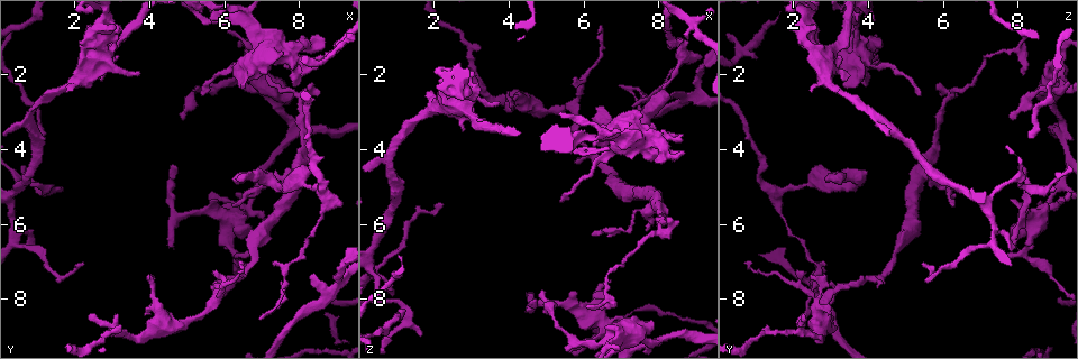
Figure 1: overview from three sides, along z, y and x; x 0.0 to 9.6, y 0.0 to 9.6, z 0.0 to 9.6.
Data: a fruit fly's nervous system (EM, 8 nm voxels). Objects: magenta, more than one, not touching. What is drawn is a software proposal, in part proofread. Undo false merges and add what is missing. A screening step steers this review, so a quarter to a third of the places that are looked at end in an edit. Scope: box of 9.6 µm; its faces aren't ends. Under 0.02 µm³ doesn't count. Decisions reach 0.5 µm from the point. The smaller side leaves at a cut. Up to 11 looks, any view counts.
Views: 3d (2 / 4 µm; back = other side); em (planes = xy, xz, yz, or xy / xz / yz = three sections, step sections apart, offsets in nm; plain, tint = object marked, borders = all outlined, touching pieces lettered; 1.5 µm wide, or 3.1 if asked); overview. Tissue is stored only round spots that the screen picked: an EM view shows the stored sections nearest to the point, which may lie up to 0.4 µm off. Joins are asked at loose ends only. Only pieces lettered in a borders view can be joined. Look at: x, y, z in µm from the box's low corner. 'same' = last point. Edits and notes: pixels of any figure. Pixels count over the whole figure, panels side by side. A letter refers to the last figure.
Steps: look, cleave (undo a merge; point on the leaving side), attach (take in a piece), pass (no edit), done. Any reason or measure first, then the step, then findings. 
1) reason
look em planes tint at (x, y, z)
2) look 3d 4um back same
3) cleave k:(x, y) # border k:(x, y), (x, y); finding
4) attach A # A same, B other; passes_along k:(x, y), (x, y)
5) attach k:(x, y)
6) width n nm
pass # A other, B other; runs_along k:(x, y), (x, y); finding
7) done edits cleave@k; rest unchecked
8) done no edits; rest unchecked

tapers out
look 3d 2um at (6.95, 8.50, 2.25)

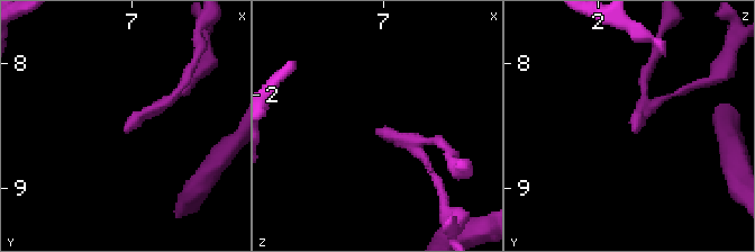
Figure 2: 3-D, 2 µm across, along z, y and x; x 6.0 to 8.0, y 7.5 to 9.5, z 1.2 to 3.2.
now the EM
look em yz step 4 borders at (6.92, 8.52, 2.26)

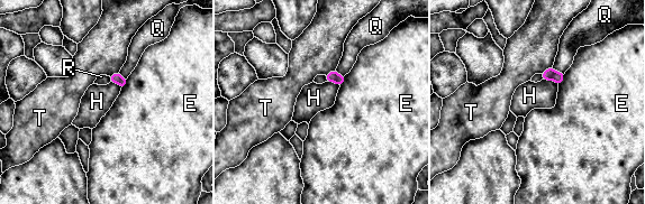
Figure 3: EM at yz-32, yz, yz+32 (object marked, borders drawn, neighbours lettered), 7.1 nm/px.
pass # E other, H other, Q other, R other, T other; border 3:(345, 75), (345, 80), (339, 87); none of them fits

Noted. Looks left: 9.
branch stops here
look em planes borders at (3.90, 8.40, 2.90)

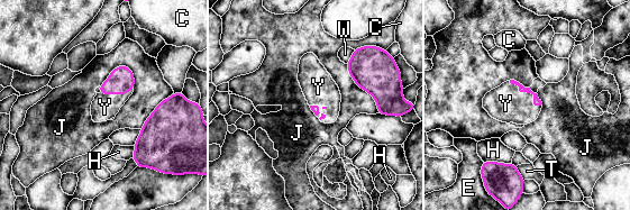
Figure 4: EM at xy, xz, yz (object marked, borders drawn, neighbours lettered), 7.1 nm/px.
attach Y # C other, E other, H other, J other, T other, W other, Y same; the neuron continues

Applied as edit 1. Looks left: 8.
look overview

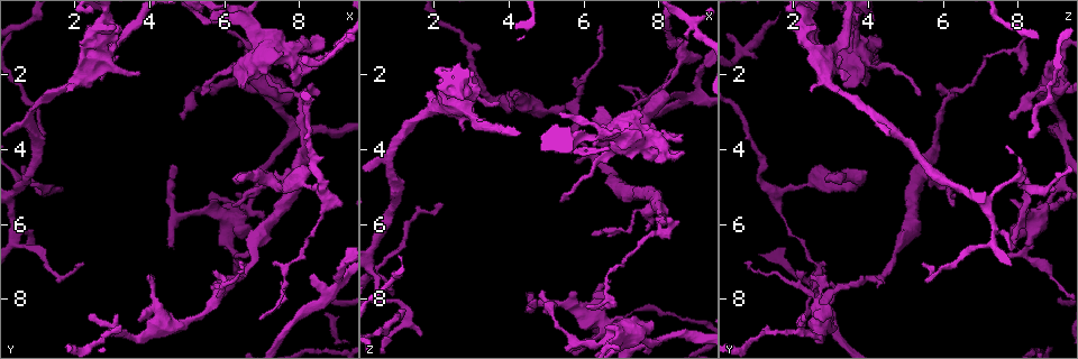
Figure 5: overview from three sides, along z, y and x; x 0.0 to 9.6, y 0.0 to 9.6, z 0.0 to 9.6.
stops while still wide
look em xz step 4 borders at (1.80, 2.50, 2.55)

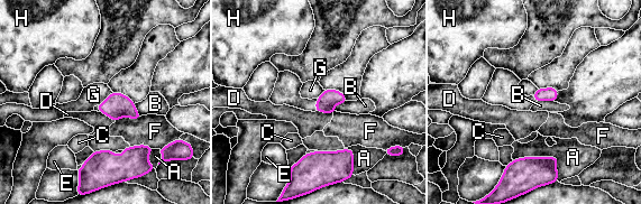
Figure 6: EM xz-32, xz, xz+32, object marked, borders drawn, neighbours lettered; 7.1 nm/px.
cut it another way
look em planes borders same

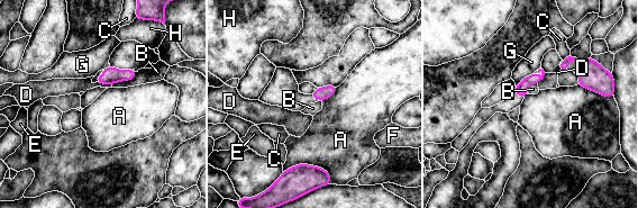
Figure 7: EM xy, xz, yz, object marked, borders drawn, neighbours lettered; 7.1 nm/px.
pass # A other, B other, C other, D other, E other, F other, G other, H other; none of them fits

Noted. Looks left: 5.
branch stops here
look 3d 2um at (4.60, 6.65, 7.85)

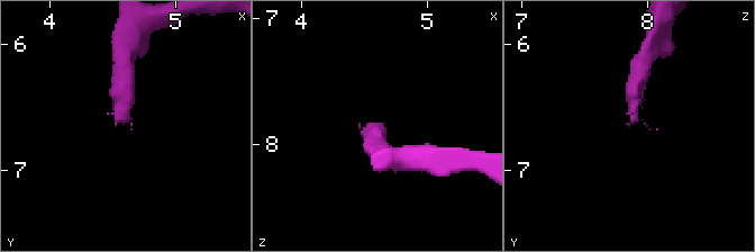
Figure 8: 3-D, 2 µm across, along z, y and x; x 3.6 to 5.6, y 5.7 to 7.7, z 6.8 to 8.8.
shape alone is not enough
look em planes borders at (4.52, 6.62, 7.84)

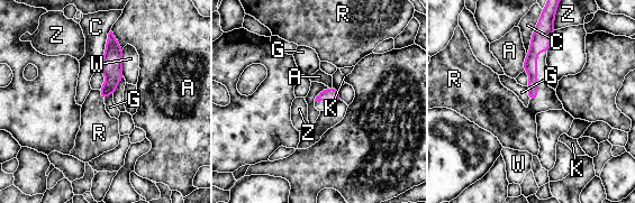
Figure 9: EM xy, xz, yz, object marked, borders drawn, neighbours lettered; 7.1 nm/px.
longest_contact R 380 nm
attach R # A other, C other, G other, K other, R same, W other, Z other; passes_along 9:(540, 42), (536, 76), (546, 100); the neuron continues

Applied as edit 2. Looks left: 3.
done edits attach@4, attach@9; rest unchecked

